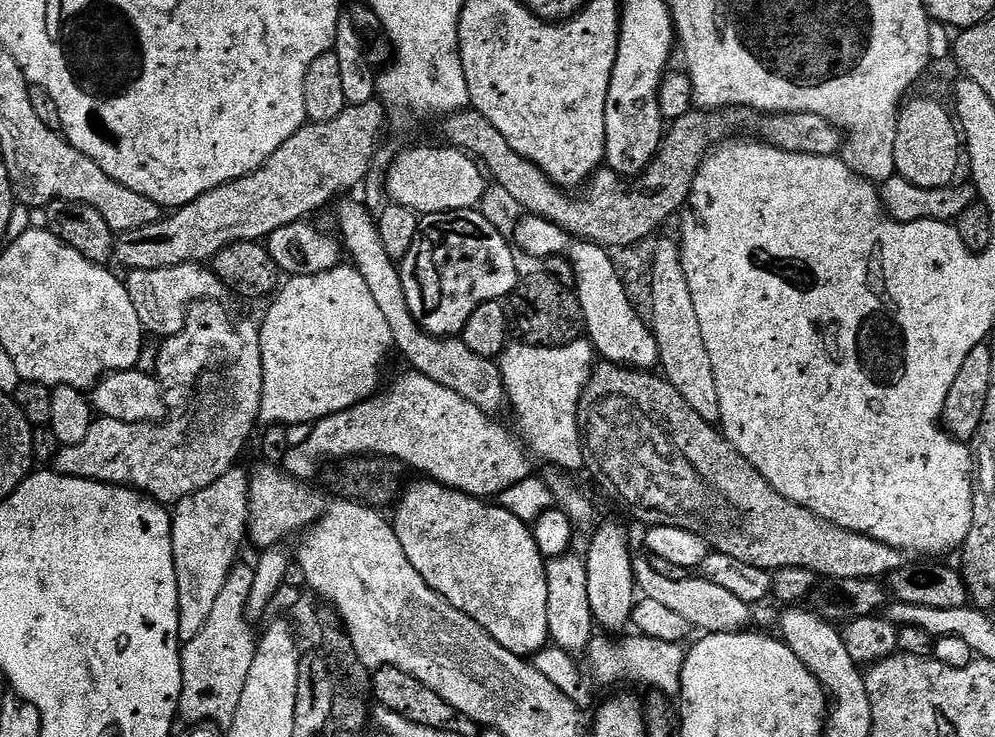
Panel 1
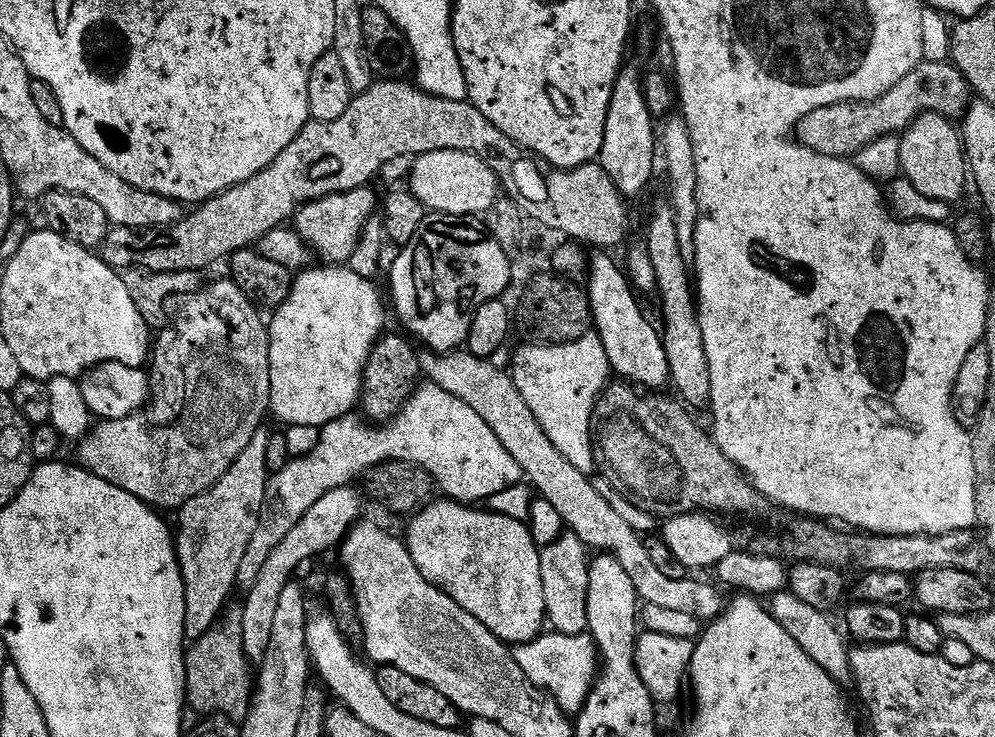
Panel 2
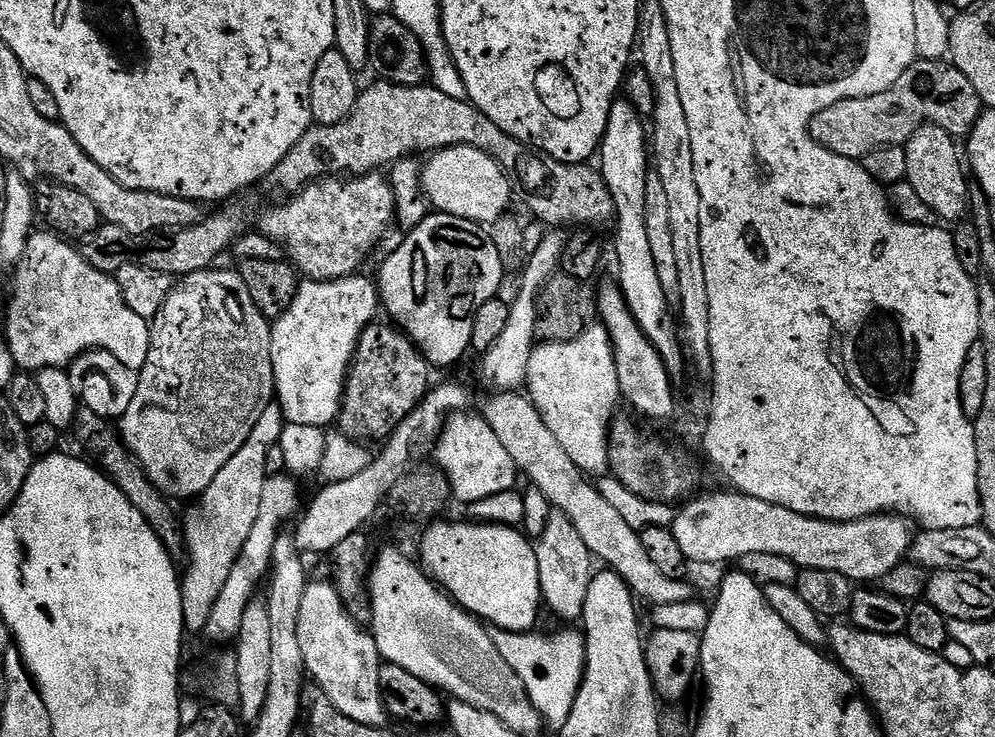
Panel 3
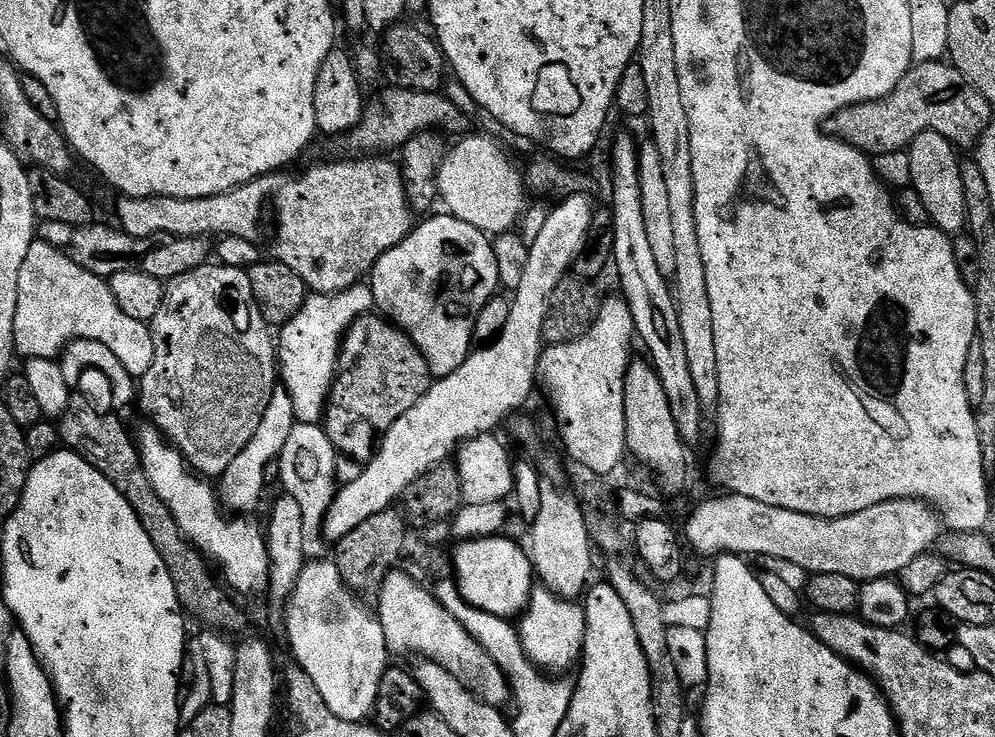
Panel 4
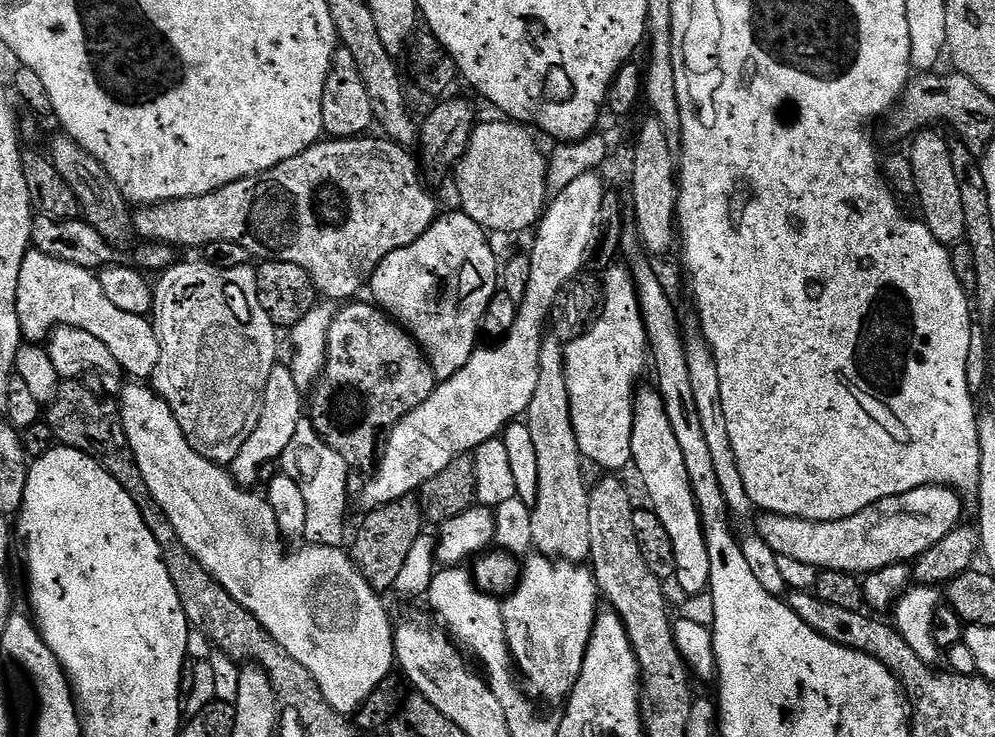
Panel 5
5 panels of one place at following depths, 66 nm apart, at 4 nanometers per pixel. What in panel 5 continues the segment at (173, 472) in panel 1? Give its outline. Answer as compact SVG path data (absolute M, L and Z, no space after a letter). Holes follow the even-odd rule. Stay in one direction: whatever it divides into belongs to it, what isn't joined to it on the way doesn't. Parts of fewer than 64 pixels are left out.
M176 262L171 268L165 268L157 280L160 281L155 281L154 284L152 297L154 315L151 317L151 321L160 343L160 353L158 354L158 366L150 377L150 387L168 403L170 410L174 410L174 414L178 418L178 426L182 426L182 434L186 434L186 442L190 442L190 446L194 446L194 450L198 450L198 454L202 454L202 458L221 466L230 466L234 462L234 458L238 458L238 450L242 450L246 438L250 438L250 434L254 434L254 426L258 426L258 418L262 418L262 402L266 394L266 382L270 379L270 370L274 370L274 366L278 363L278 356L276 356L278 329L266 314L266 310L262 310L262 302L258 302L256 268L245 266L234 270L222 270L203 262L197 262L197 264Z

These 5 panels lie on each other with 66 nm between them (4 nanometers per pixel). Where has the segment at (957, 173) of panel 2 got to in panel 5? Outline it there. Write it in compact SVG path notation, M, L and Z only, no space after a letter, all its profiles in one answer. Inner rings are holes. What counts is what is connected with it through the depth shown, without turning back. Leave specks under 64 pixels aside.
M921 130L915 133L912 142L910 159L914 166L915 199L920 200L919 215L938 242L955 246L965 239L966 213L962 210L962 190L958 186L958 177L954 175L954 162L950 158L952 144L944 141L936 130Z

